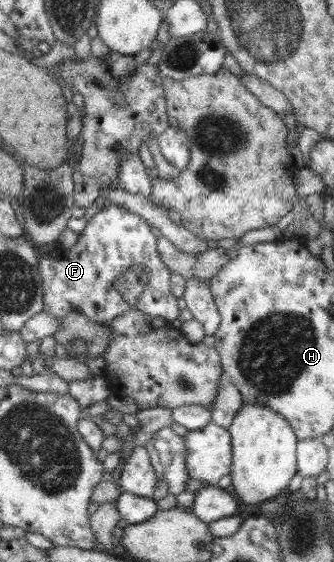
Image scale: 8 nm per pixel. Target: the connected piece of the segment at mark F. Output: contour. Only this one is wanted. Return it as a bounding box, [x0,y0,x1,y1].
[39,204,180,324]

